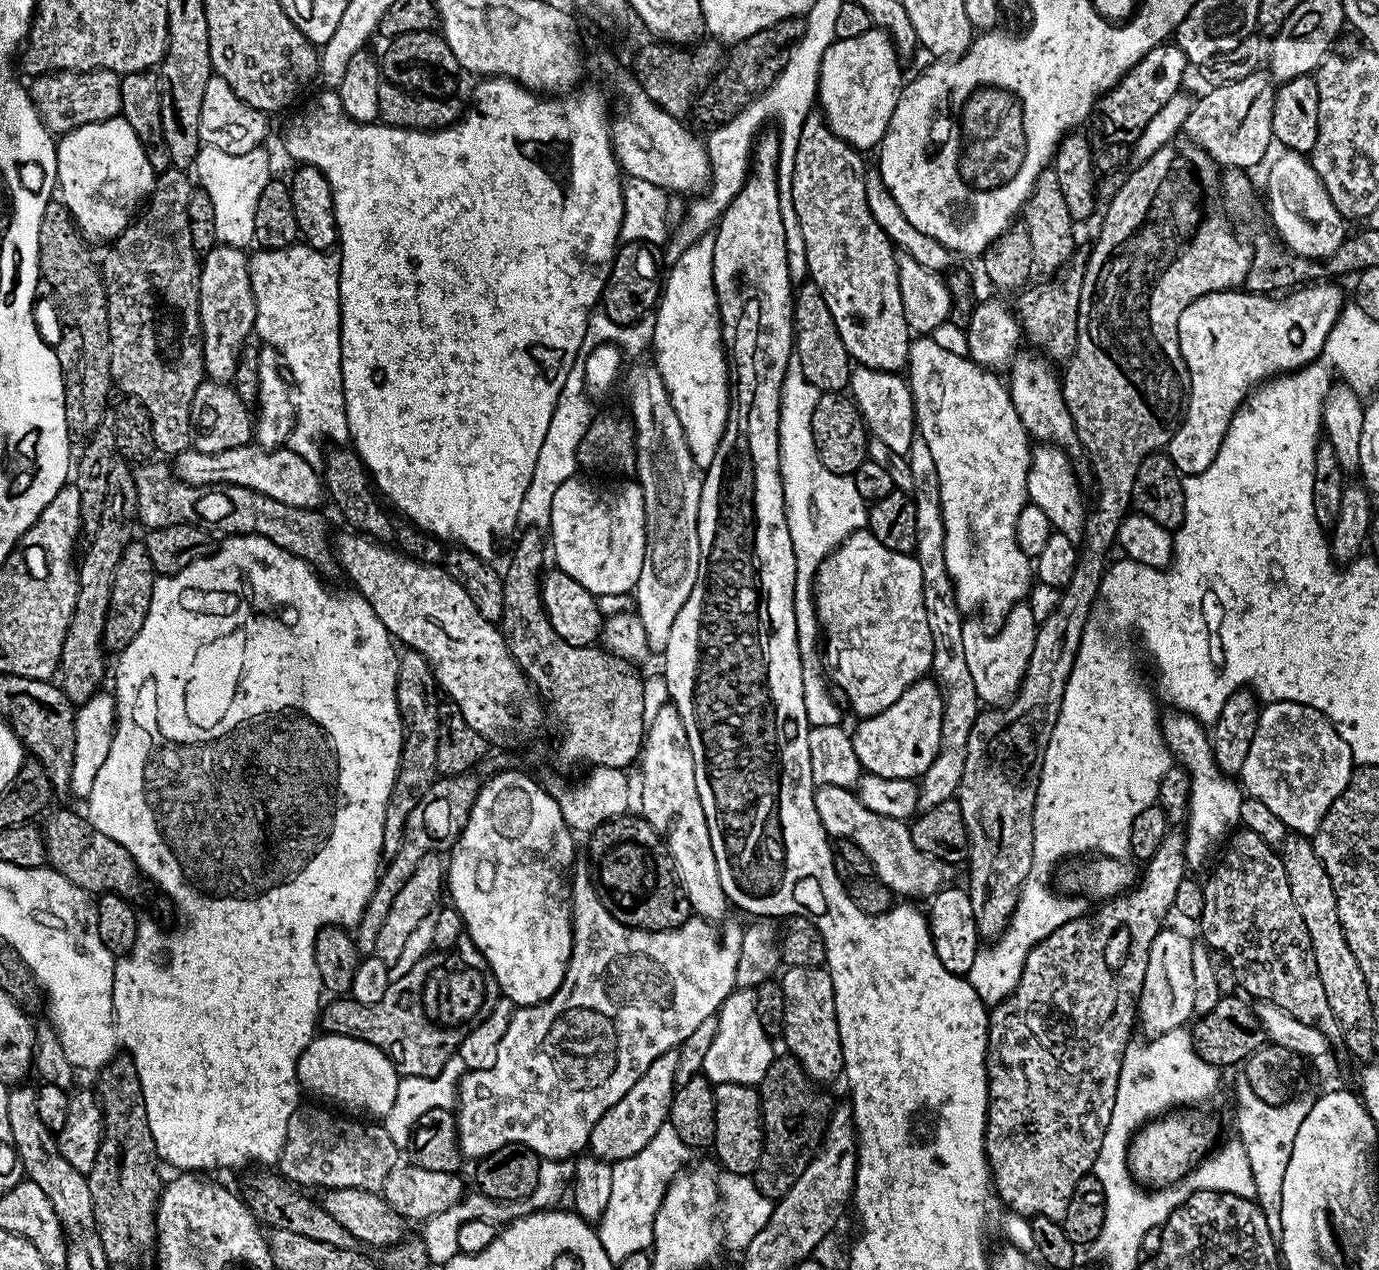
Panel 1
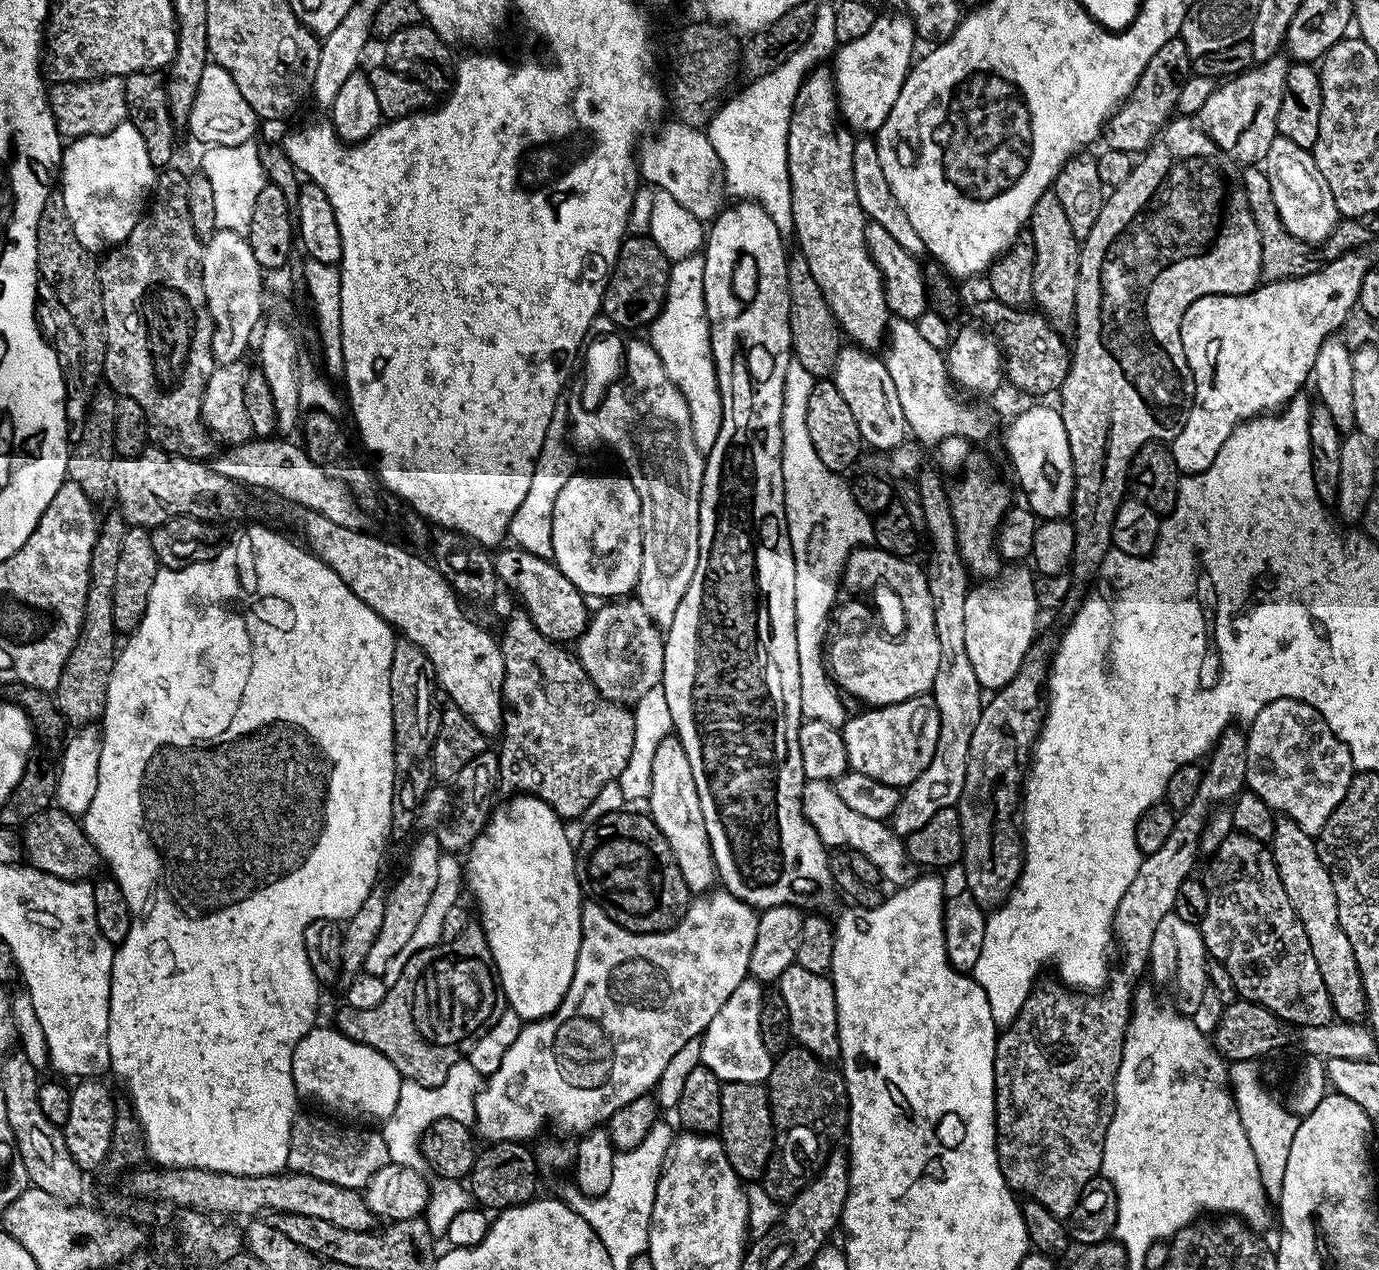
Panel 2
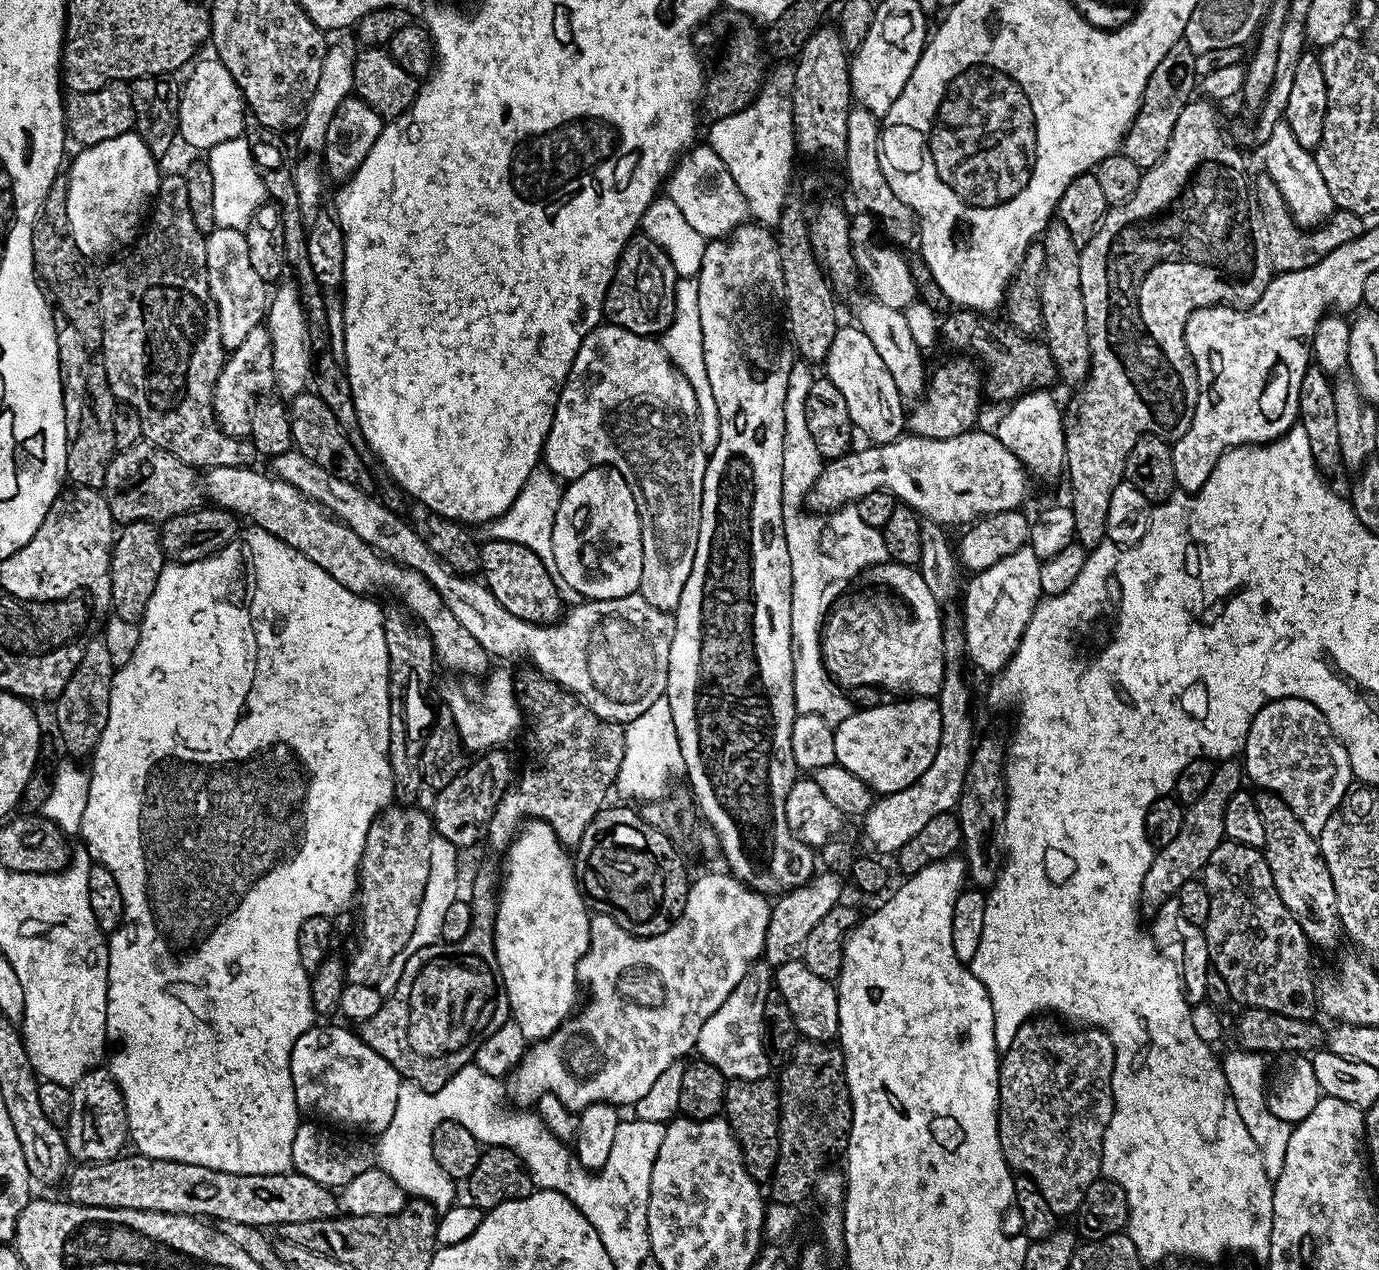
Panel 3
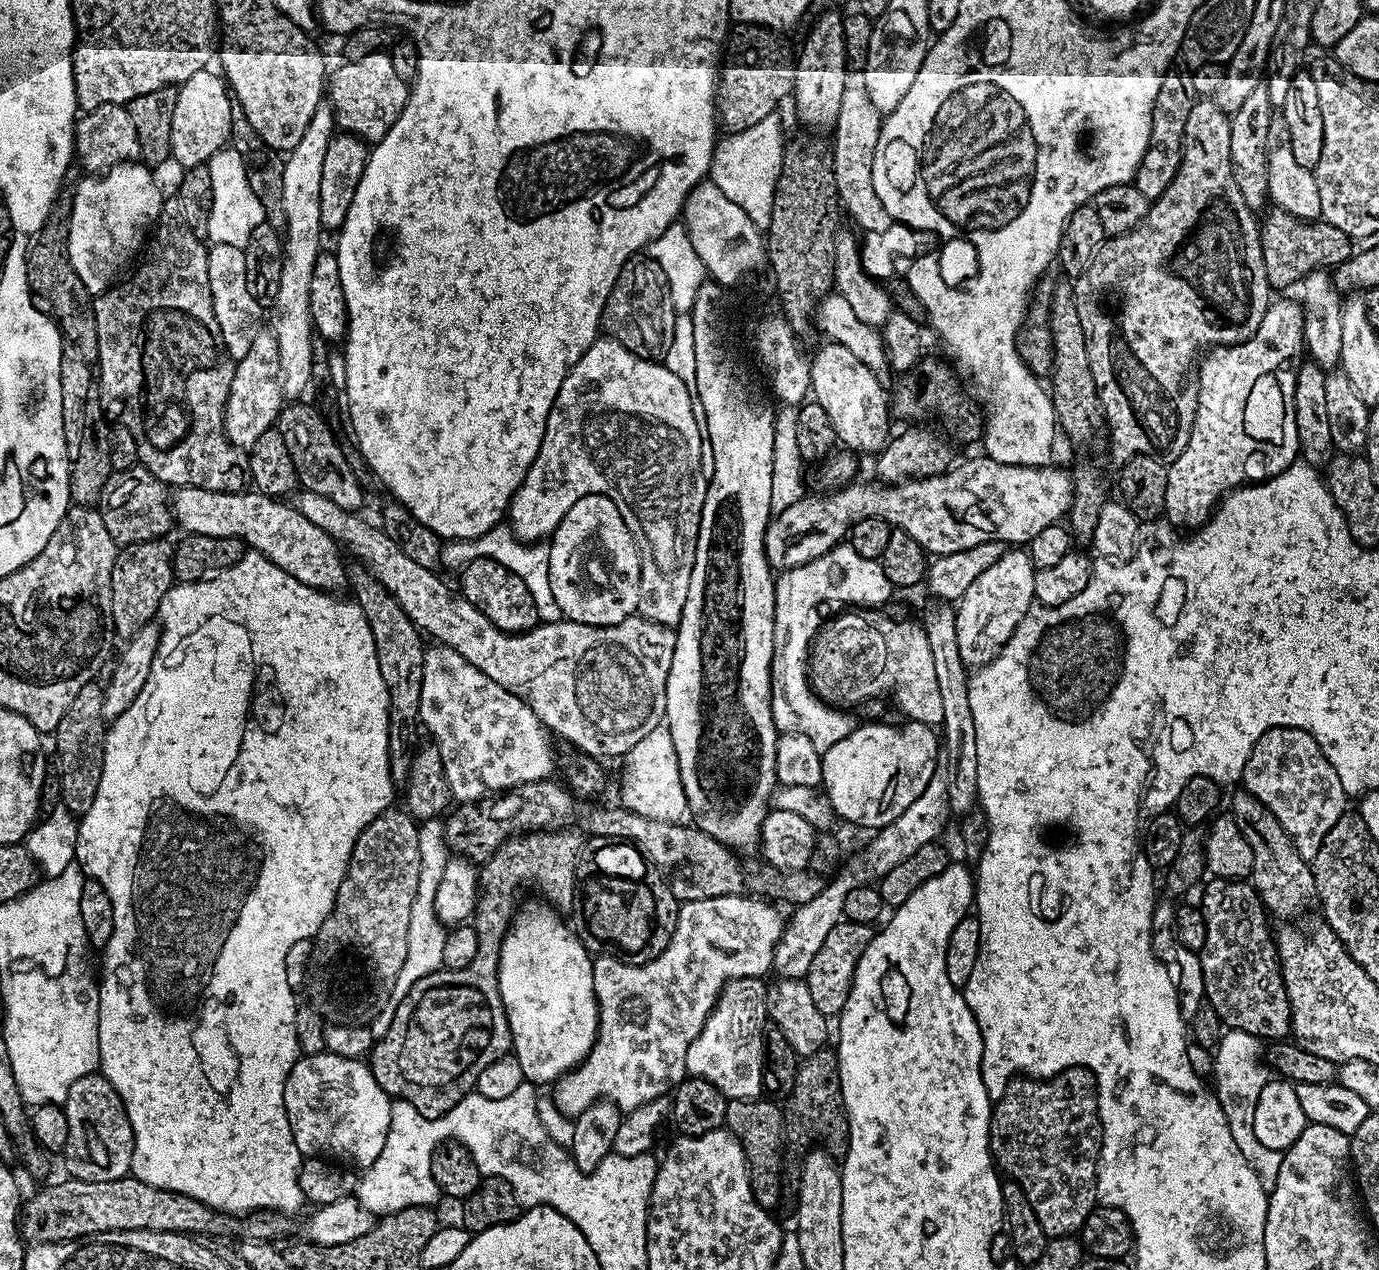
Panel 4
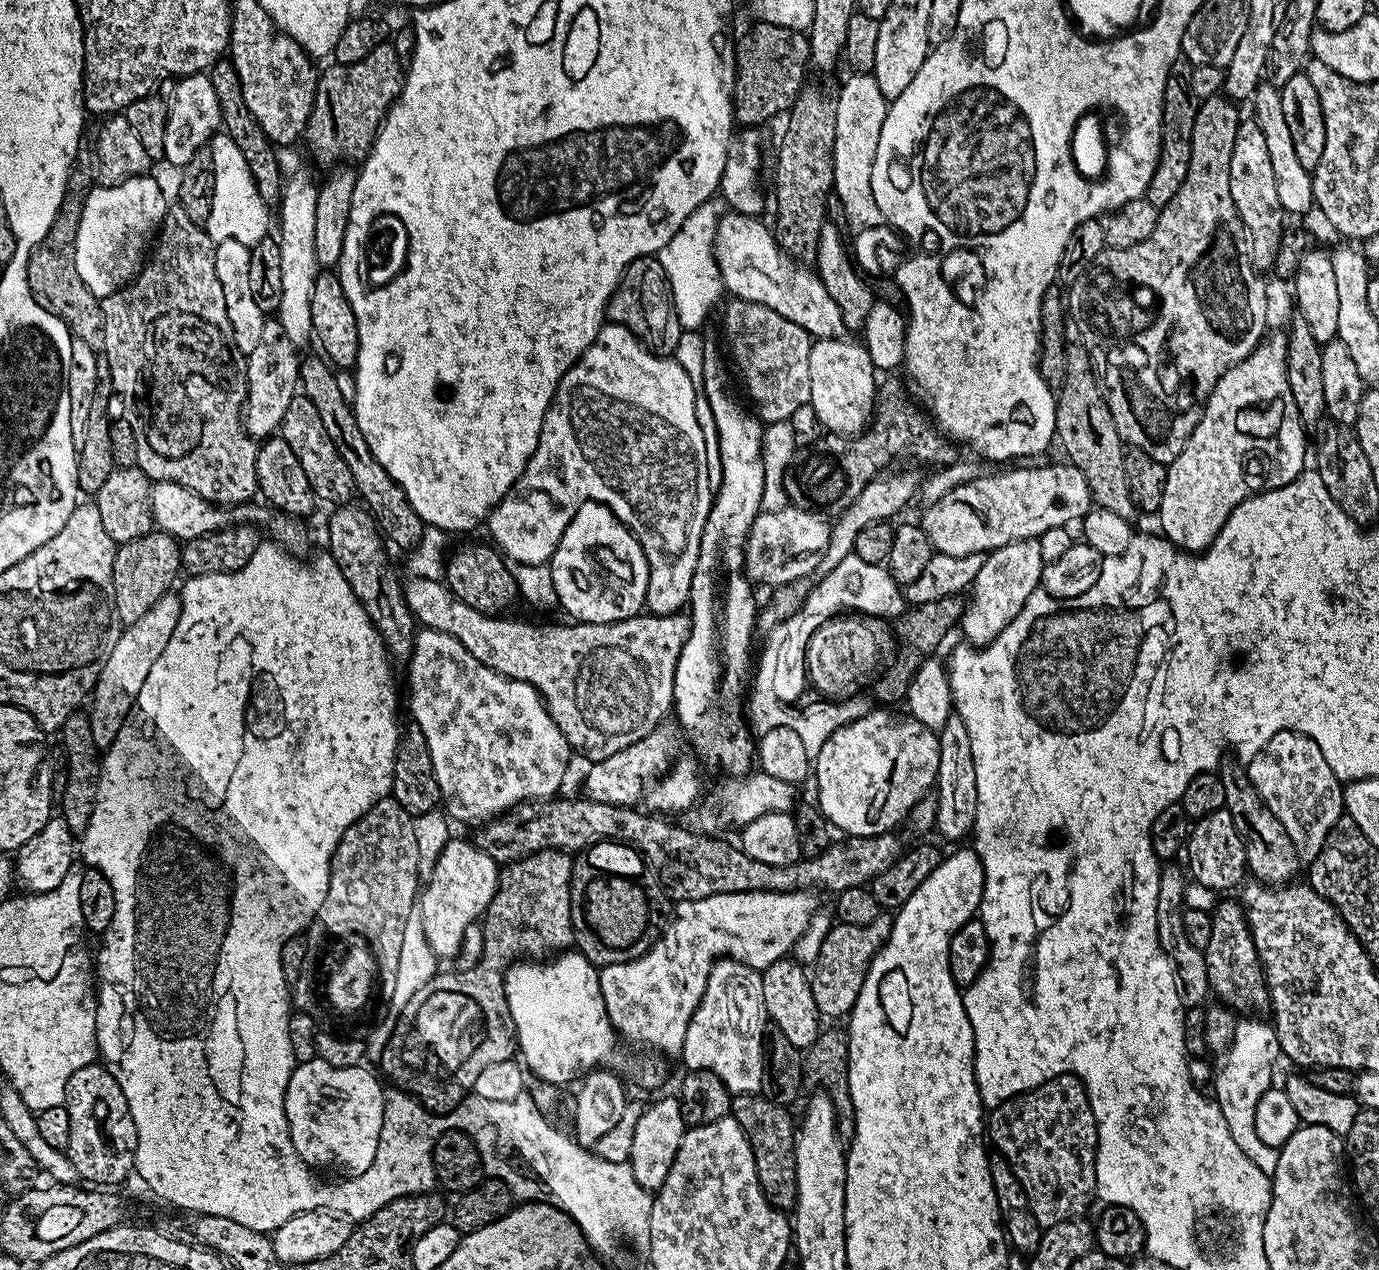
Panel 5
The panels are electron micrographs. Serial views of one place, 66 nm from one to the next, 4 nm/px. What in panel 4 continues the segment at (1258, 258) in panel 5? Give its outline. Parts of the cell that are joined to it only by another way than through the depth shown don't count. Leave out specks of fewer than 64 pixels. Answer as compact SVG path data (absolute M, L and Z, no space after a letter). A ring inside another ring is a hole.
M1262 82L1255 87L1254 92L1242 108L1230 116L1230 158L1231 172L1234 174L1235 185L1238 186L1244 203L1249 210L1258 212L1267 205L1269 199L1268 174L1268 139L1269 126L1272 121L1274 105L1268 96L1268 84Z

